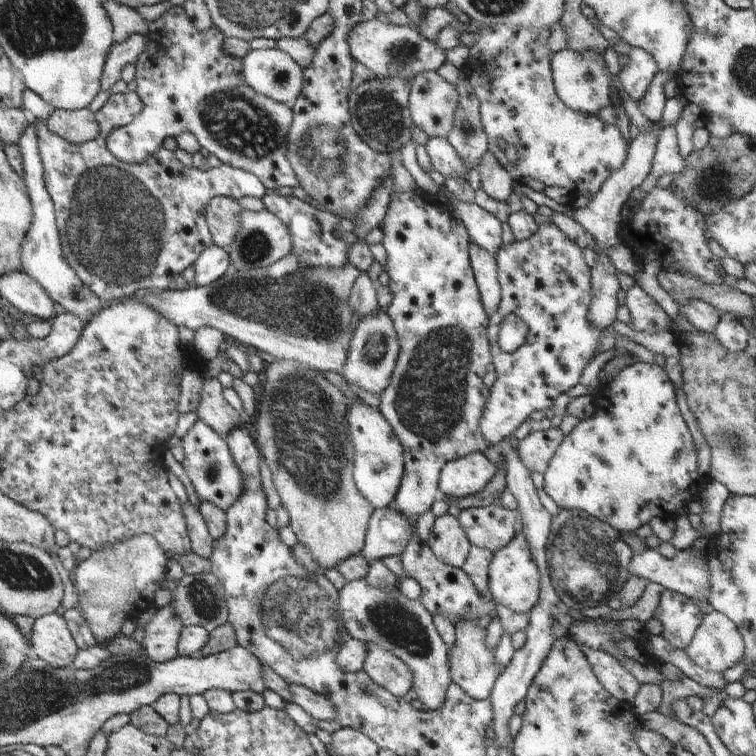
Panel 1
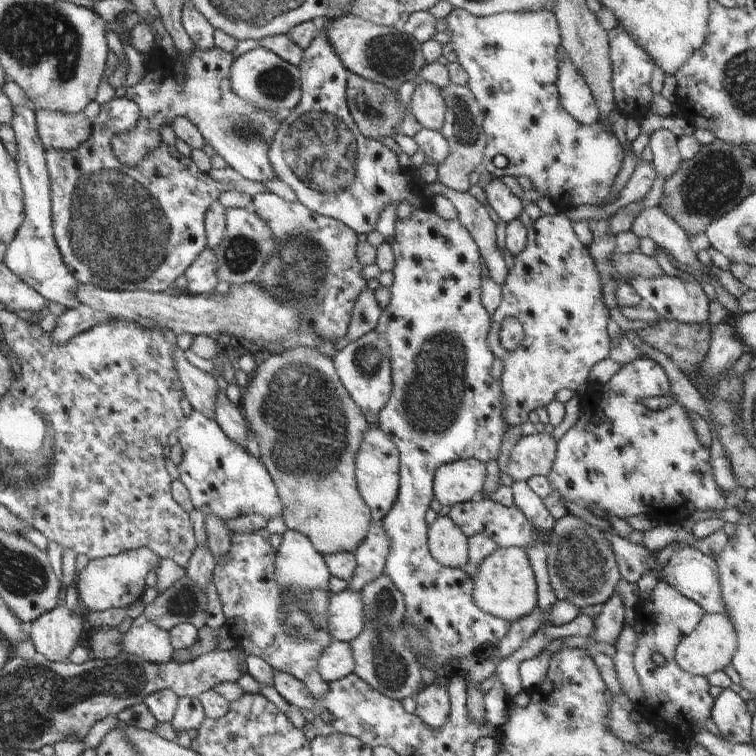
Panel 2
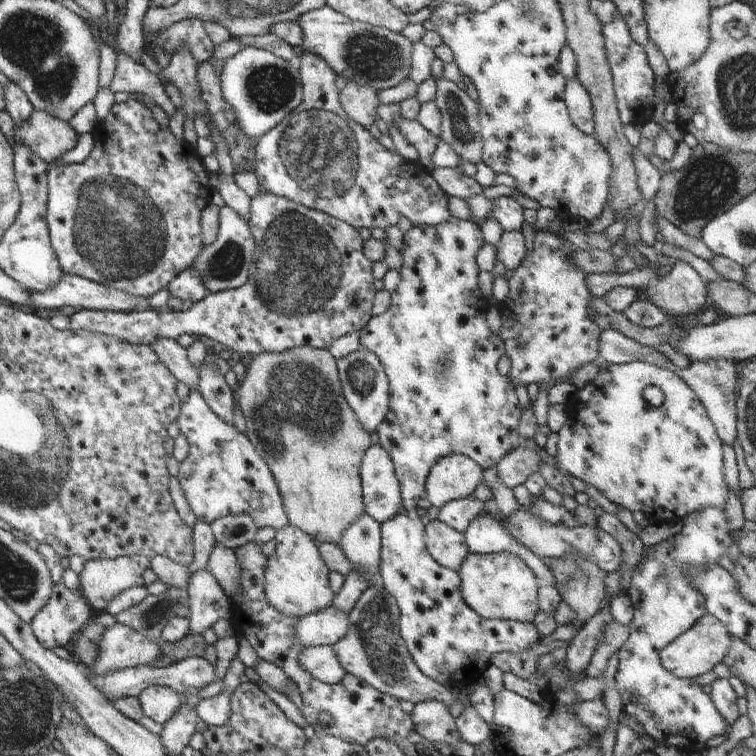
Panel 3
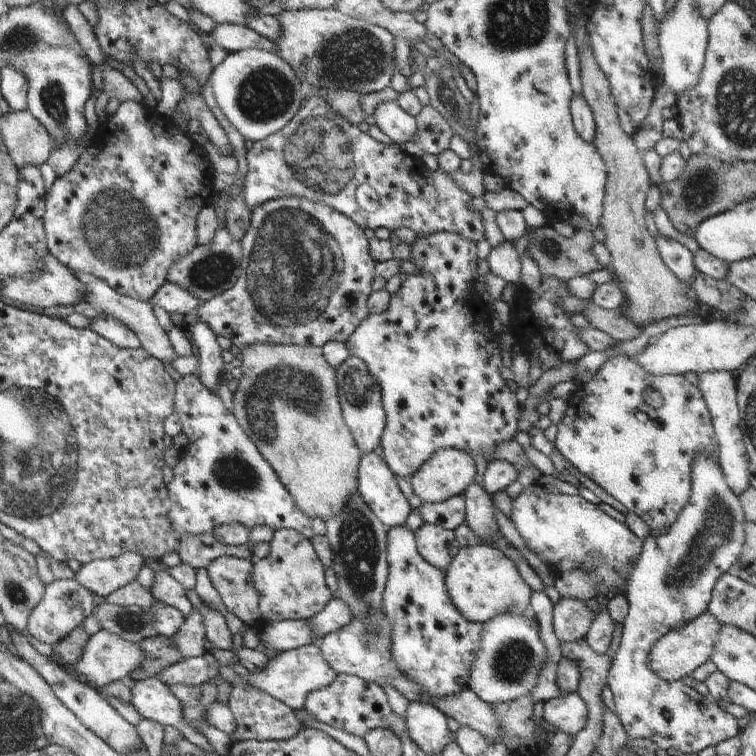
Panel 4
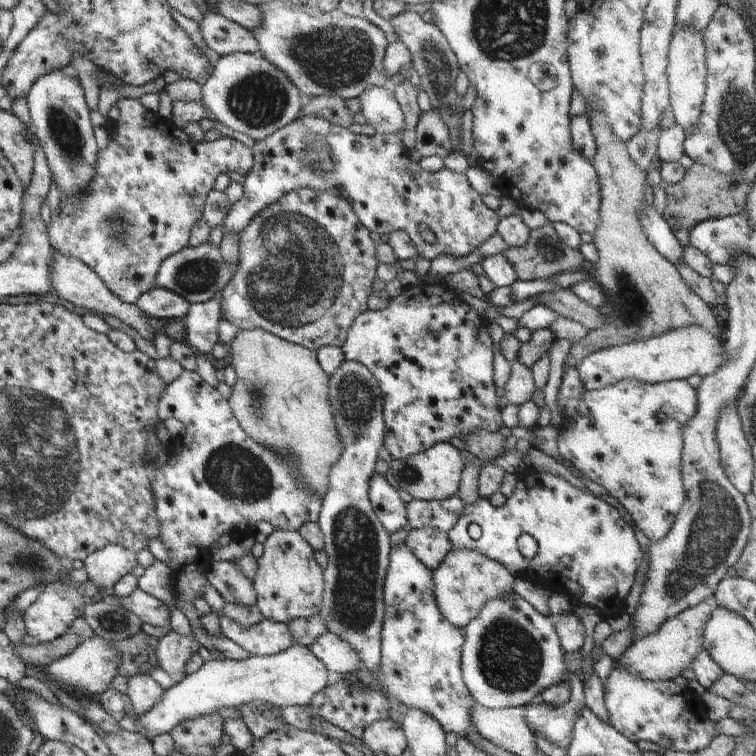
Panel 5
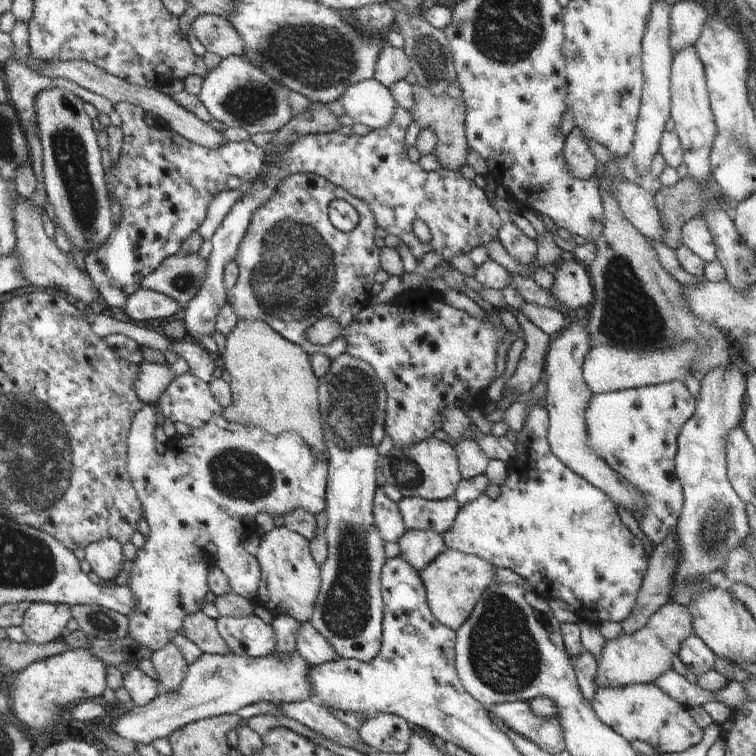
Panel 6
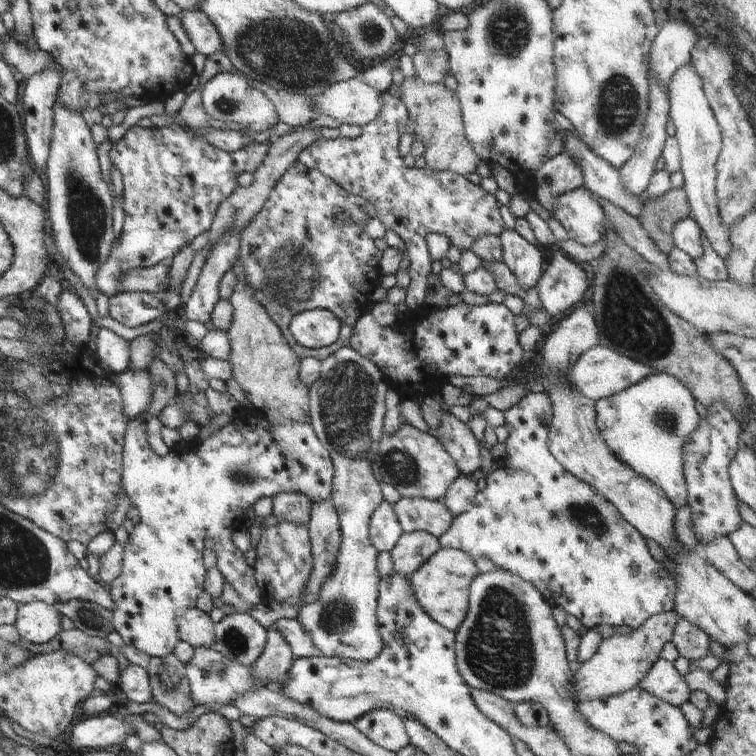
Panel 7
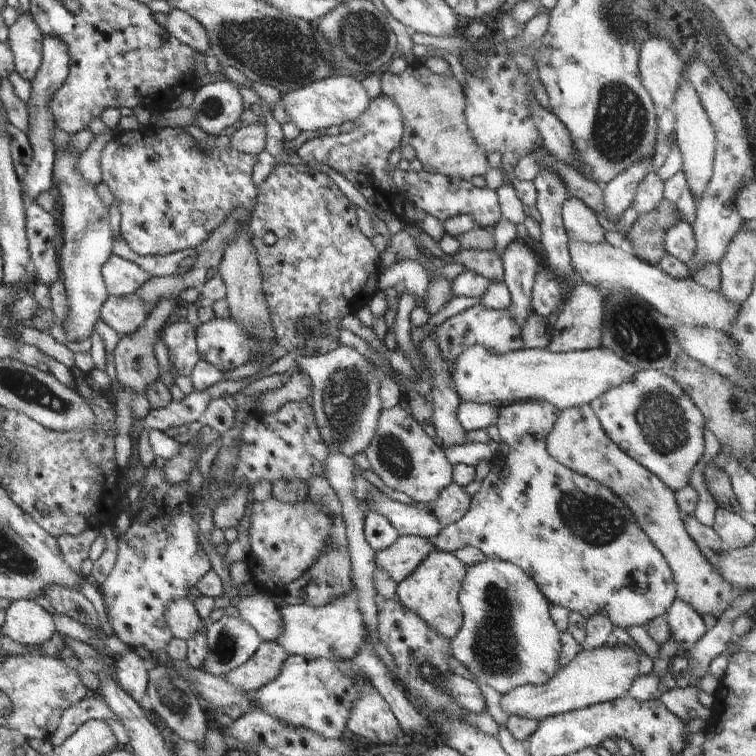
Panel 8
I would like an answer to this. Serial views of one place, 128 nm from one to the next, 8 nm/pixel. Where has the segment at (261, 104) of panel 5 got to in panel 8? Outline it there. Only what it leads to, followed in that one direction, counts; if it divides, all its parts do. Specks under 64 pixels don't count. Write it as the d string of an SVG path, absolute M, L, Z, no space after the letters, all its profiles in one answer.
M215 81L194 89L194 107L200 130L212 136L232 126L244 112L242 95L232 81Z

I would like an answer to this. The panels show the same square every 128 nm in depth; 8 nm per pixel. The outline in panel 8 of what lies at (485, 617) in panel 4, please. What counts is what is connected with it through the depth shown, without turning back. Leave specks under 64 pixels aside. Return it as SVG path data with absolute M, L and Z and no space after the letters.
M434 550L408 575L397 584L396 597L411 613L416 613L429 627L452 640L463 623L463 612L459 592L467 566L450 551Z

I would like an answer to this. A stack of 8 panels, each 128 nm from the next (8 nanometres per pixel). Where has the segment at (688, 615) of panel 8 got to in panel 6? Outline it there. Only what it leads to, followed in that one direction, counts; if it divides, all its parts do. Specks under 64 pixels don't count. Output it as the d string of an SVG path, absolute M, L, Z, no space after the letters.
M692 634L681 644L679 658L697 677L714 670L716 655L698 638Z

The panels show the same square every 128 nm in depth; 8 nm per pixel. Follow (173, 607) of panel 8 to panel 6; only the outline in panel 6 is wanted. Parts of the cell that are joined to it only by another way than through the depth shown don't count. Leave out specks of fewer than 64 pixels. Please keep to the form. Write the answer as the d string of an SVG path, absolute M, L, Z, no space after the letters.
M202 611L189 614L183 620L186 638L190 639L198 650L211 655L227 655L231 648L220 636L217 620L208 617Z

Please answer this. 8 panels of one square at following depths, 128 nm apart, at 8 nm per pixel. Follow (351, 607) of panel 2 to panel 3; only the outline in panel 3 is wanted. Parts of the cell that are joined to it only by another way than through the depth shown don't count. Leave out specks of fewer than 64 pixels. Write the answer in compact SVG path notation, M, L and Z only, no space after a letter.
M334 605L307 614L293 626L295 639L304 647L335 645L349 629L349 614Z

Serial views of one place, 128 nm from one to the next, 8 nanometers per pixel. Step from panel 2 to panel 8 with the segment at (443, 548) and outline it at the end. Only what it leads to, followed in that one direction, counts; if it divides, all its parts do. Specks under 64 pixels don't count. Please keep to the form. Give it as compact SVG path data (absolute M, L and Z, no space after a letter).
M400 535L387 549L375 553L375 562L382 566L397 584L435 550L429 539L418 535Z

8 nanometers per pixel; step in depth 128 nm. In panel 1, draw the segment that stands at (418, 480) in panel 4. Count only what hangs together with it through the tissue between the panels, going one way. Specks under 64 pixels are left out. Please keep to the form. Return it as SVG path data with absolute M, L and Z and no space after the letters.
M475 452L448 461L439 476L442 495L462 498L480 492L497 475L498 464Z

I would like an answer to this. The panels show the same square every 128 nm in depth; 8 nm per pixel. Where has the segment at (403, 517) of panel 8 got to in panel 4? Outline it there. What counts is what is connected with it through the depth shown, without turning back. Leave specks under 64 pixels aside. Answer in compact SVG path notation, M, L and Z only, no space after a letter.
M462 495L437 504L423 503L417 509L424 524L452 531L465 524L465 502Z

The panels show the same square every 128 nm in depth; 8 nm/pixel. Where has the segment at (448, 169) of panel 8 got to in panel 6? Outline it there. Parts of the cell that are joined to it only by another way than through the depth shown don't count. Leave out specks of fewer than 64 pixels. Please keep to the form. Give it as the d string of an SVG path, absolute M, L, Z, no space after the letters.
M413 85L414 106L411 113L421 130L430 128L436 133L439 143L432 155L436 156L442 169L458 171L461 166L468 165L466 160L467 138L465 135L466 105L462 97L453 98L446 94L437 97L422 85Z

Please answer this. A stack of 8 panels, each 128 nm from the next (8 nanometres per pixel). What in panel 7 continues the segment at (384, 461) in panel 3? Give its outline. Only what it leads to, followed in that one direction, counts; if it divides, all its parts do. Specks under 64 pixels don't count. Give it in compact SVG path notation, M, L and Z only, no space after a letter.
M384 501L370 518L370 542L378 550L378 553L390 550L396 546L396 542L403 534L402 528L394 514L393 506Z

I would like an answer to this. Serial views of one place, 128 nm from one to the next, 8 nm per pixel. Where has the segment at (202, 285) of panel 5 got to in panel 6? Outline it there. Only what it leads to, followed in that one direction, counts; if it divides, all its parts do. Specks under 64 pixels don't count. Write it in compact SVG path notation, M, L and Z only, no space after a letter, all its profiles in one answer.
M198 253L169 256L152 274L142 279L141 286L186 306L200 290L208 268L207 260Z

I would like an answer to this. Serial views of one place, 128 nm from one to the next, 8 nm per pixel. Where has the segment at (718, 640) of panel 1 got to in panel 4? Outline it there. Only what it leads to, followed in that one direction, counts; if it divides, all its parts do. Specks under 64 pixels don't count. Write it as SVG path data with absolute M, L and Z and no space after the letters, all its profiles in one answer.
M708 611L692 619L678 630L668 631L649 650L650 668L665 681L681 681L684 676L692 674L713 655L715 644L721 629L721 622Z

